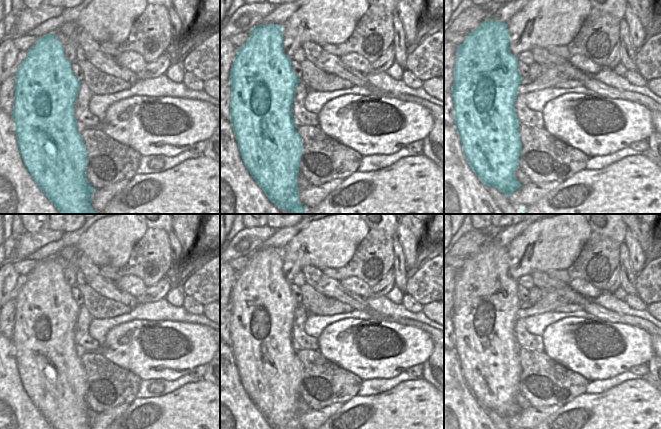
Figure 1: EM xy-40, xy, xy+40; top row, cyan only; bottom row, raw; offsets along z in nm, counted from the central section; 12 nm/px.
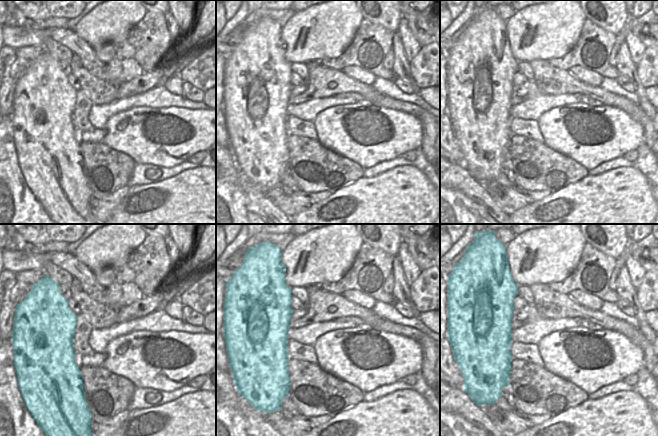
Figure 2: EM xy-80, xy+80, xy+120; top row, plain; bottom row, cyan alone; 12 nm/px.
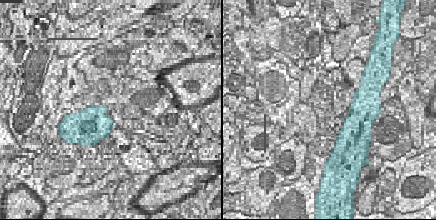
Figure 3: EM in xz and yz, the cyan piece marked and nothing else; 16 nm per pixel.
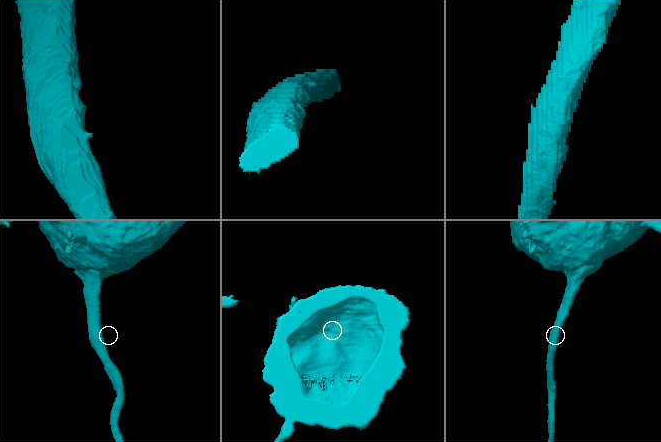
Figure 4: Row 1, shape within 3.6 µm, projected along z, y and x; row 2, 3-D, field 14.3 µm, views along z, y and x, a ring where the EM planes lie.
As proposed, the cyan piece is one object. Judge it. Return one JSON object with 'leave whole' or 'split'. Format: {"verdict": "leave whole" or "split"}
{"verdict": "split"}

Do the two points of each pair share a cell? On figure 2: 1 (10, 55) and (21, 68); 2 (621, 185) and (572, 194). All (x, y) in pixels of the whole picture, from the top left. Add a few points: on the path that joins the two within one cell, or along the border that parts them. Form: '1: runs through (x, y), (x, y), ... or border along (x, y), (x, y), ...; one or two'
1: runs through (11, 58), (18, 65); one
2: runs through (609, 194), (584, 194); one

